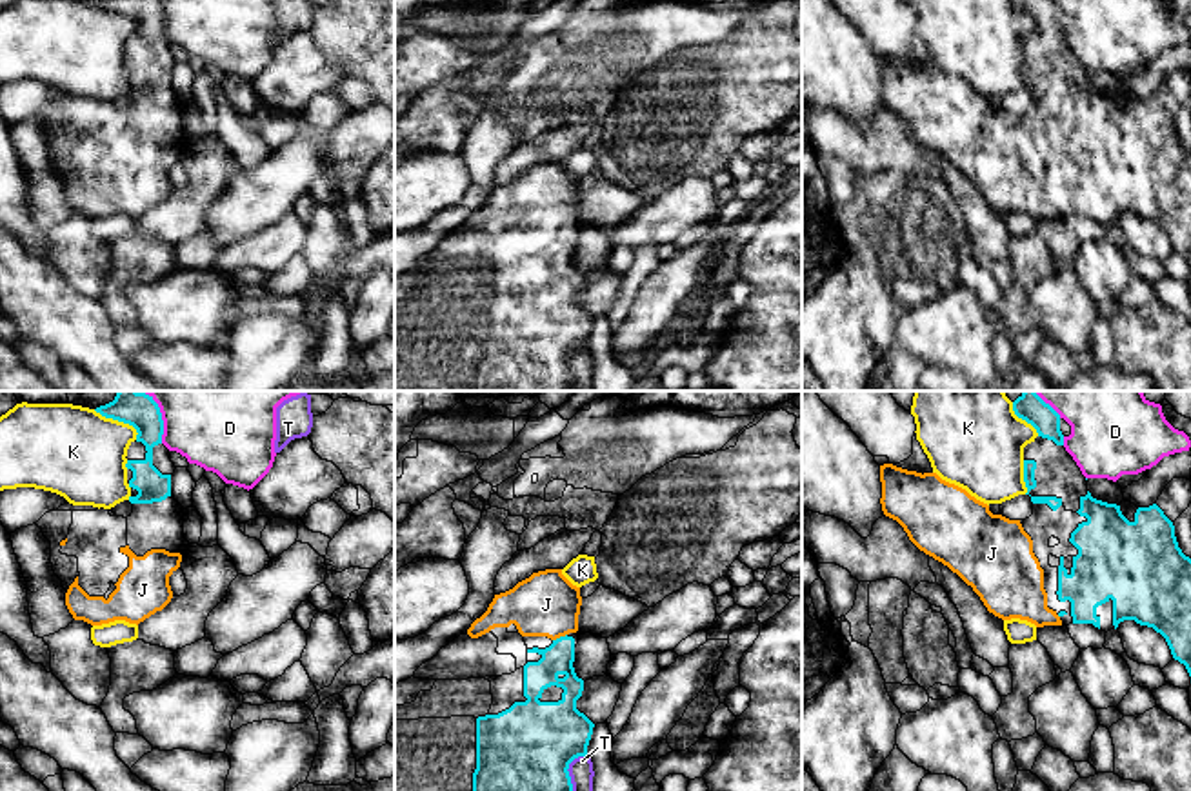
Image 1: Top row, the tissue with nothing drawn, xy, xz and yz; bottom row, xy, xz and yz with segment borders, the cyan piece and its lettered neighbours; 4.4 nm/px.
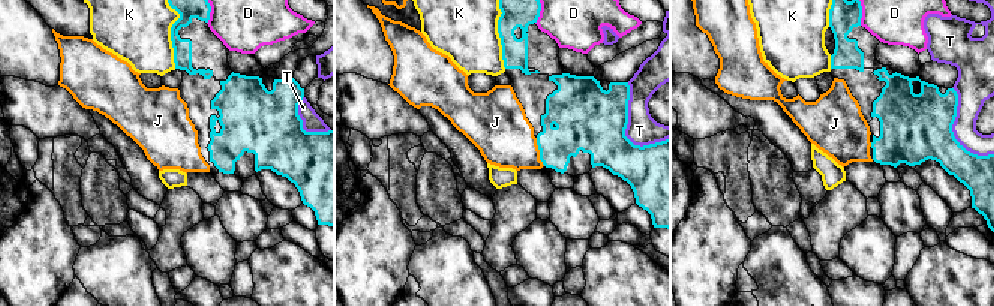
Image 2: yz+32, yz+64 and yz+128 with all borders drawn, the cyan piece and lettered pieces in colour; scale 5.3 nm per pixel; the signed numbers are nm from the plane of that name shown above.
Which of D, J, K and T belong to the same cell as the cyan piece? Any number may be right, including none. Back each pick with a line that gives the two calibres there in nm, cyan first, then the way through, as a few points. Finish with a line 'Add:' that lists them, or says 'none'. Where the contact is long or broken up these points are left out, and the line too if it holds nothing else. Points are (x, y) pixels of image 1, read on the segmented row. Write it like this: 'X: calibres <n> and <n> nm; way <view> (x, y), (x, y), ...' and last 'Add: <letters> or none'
J: calibres 140 and 280 nm; way xz (557, 659), (560, 655), (560, 637), (555, 615), (546, 604)
Add: J

